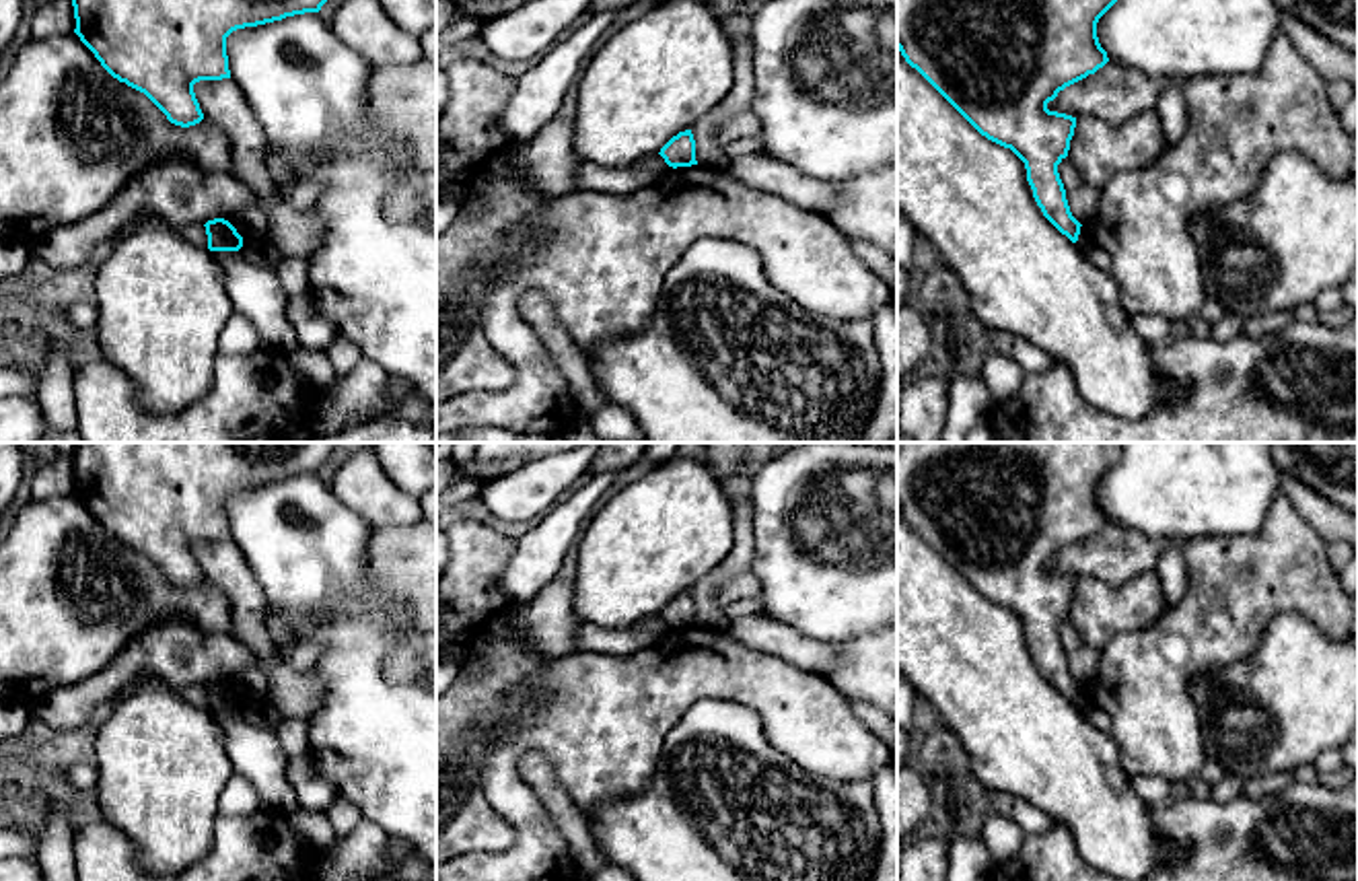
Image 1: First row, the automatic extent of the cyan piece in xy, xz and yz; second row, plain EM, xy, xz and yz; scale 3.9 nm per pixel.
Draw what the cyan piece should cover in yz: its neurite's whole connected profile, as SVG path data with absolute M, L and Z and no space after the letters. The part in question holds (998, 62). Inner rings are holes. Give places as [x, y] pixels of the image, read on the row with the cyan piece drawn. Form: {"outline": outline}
{"outline": "M897 0L897 49L905 62L916 68L981 136L1010 148L1025 163L1027 181L1033 189L1037 206L1043 216L1072 243L1078 241L1082 224L1070 212L1058 165L1068 156L1076 117L1049 111L1047 103L1053 101L1060 91L1086 78L1088 74L1095 74L1109 62L1107 51L1101 47L1097 37L1097 23L1115 2L1117 0Z"}

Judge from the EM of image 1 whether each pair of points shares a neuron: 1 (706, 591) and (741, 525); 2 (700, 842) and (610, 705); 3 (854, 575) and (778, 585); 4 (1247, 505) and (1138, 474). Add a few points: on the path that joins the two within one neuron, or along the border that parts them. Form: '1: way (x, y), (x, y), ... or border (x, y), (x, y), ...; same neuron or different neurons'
1: way (719, 575), (741, 552), (741, 542); same neuron
2: border (673, 727), (651, 781), (640, 791), (616, 801); different neurons
3: way (836, 575), (817, 575), (797, 585); same neuron
4: way (1221, 480), (1212, 474), (1165, 474); same neuron

